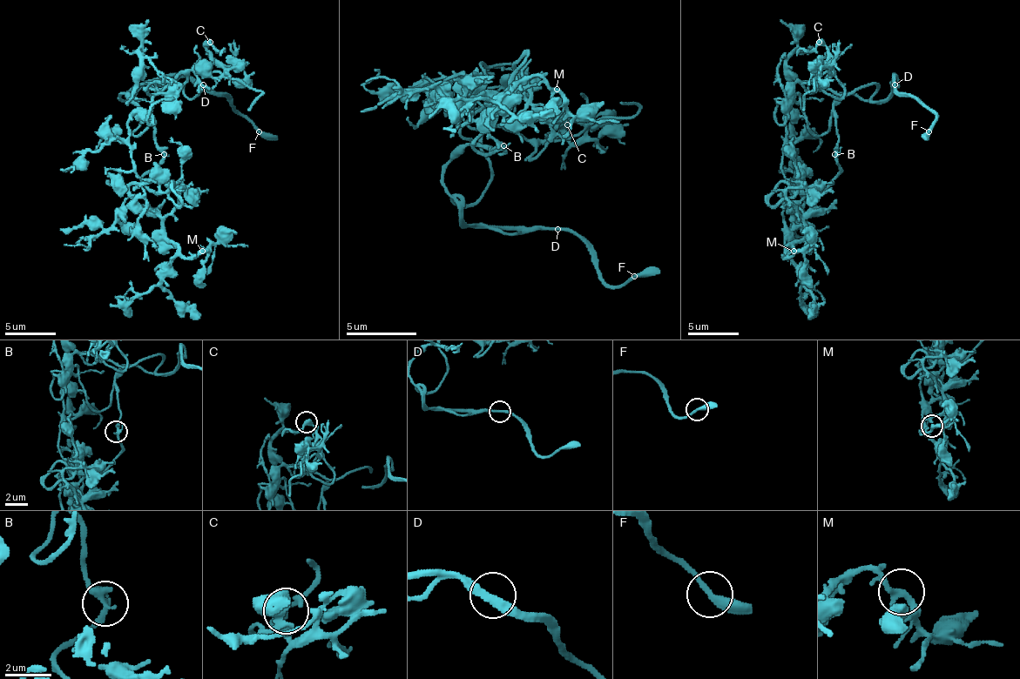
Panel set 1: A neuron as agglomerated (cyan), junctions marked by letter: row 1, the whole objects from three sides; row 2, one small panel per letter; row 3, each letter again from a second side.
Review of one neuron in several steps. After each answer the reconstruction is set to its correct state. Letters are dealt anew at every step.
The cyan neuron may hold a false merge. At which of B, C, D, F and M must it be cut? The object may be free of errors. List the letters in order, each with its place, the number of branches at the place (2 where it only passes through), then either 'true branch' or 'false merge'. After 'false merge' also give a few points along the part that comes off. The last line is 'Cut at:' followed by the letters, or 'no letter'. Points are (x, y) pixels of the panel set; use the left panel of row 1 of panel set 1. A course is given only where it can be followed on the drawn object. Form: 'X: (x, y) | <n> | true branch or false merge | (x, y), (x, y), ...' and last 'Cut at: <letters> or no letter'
B: (164, 154) | 2 | true branch
C: (210, 42) | 2 | true branch
D: (203, 84) | 2 | true branch
F: (259, 131) | 2 | true branch
M: (202, 251) | 2 | true branch
Cut at: no letter

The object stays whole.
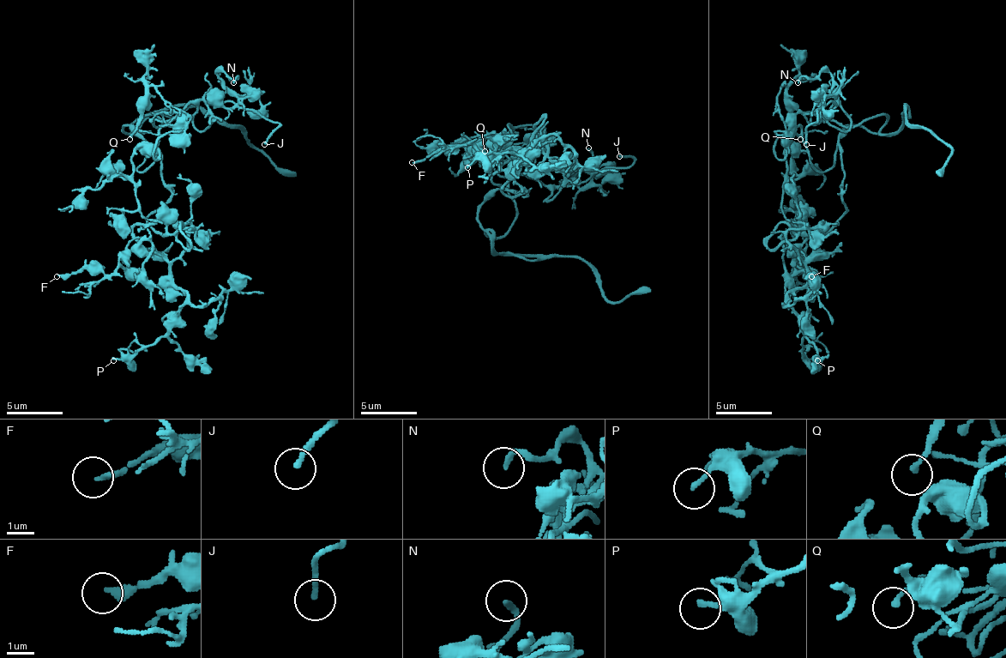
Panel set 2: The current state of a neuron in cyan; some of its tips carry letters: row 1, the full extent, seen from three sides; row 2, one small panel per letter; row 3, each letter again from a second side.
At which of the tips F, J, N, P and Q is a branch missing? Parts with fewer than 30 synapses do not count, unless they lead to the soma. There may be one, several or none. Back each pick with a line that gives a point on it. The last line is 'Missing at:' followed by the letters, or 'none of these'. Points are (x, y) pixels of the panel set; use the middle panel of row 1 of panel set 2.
J: at (619, 156)
N: at (588, 147)
Missing at: J, N

